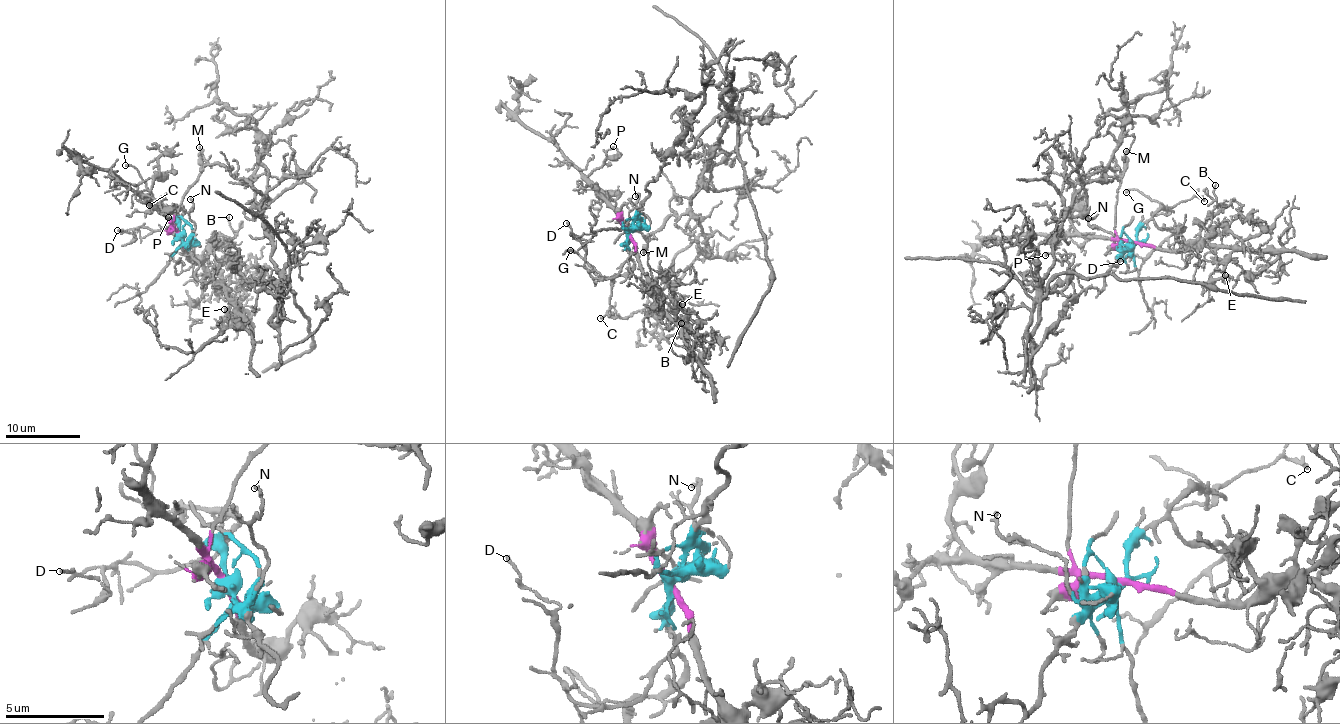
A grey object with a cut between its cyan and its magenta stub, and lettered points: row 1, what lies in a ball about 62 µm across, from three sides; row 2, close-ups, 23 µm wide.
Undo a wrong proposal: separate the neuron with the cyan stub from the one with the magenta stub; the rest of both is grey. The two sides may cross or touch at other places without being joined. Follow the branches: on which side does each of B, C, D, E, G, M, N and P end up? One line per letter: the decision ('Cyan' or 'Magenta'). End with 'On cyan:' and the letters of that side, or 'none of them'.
B: Magenta
C: Cyan
D: Cyan
E: Magenta
G: Cyan
M: Magenta
N: Cyan
P: Magenta
On cyan: C, D, G, N

